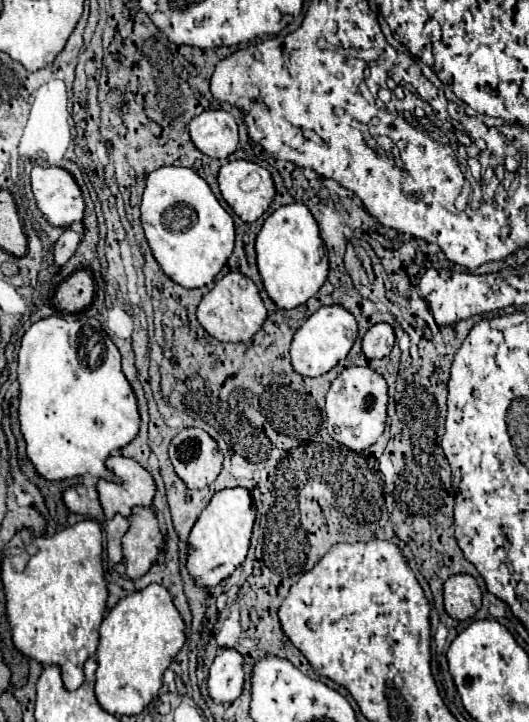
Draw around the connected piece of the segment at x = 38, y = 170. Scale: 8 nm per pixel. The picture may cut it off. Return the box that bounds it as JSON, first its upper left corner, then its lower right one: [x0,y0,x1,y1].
[30,166,84,228]

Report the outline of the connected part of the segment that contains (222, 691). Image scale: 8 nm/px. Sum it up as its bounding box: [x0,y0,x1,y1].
[208,650,242,704]

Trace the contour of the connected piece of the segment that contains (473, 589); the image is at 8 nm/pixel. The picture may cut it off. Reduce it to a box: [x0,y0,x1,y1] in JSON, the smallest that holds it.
[444,574,482,620]

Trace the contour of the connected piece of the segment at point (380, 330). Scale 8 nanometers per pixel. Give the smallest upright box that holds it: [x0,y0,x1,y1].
[362,324,394,358]

